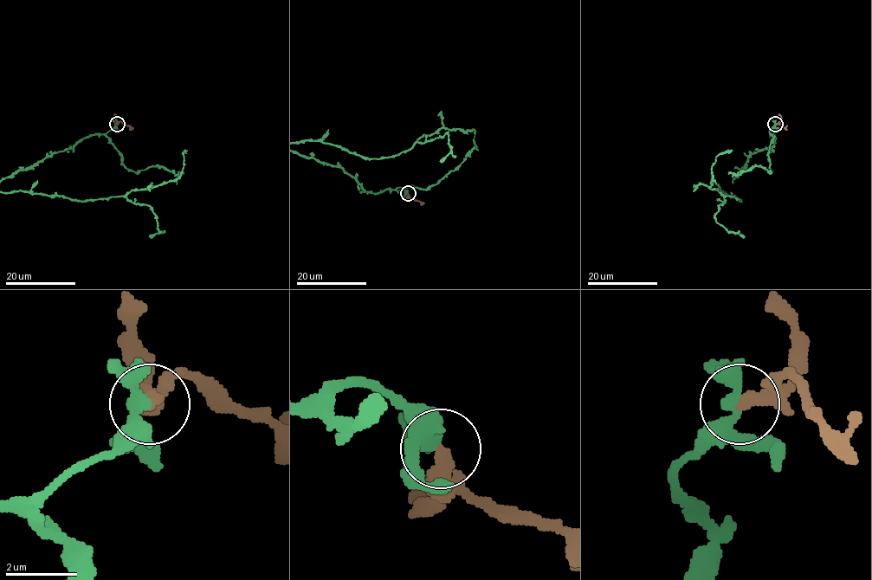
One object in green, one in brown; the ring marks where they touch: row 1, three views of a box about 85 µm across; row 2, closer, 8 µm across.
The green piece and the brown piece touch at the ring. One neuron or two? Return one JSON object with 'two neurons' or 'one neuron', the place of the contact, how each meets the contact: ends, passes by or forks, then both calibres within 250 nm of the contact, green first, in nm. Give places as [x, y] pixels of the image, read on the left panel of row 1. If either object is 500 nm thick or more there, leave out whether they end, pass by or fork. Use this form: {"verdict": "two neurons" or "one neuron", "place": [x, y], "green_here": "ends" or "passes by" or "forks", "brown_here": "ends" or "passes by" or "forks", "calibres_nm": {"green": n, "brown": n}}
{"verdict": "two neurons", "place": [117, 124], "green_here": "forks", "brown_here": "ends", "calibres_nm": {"green": 280, "brown": 440}}

